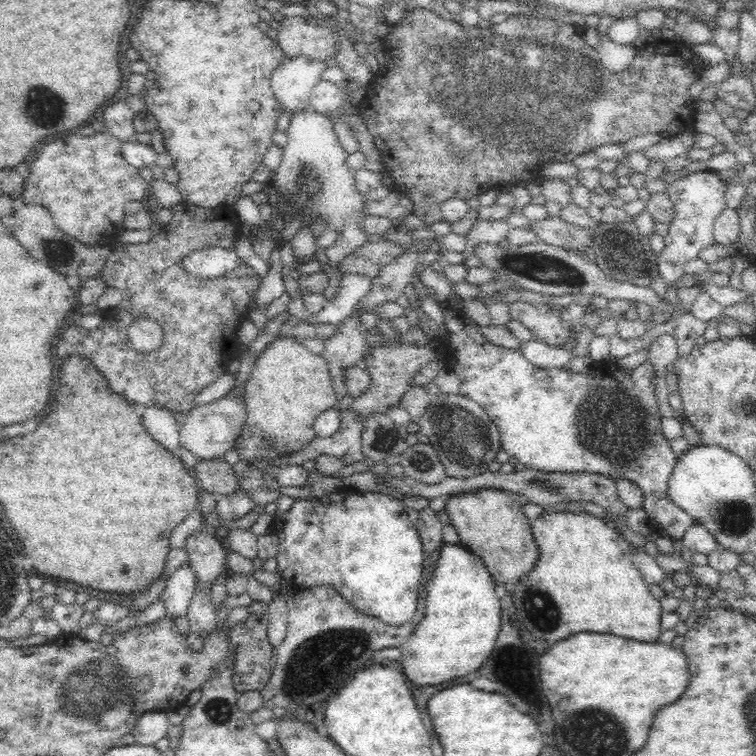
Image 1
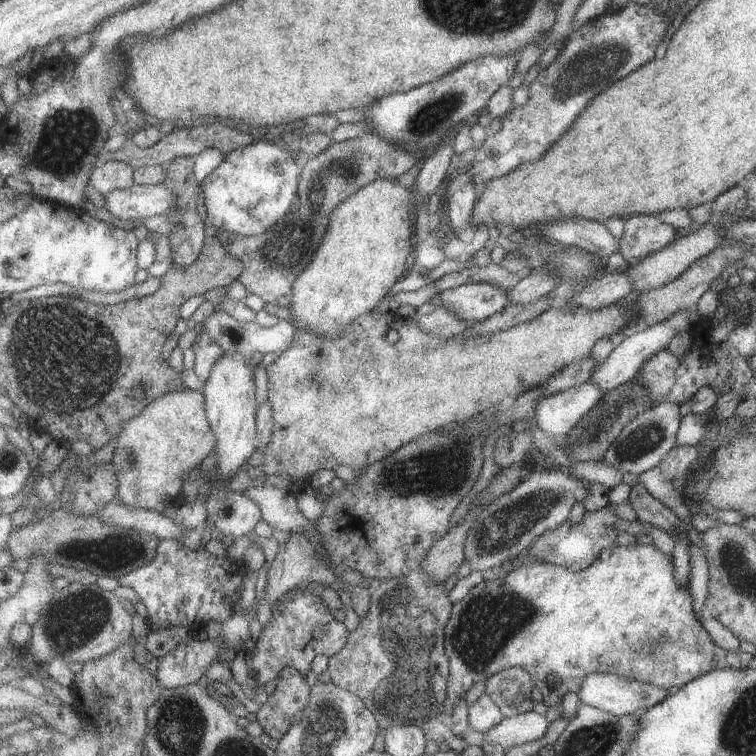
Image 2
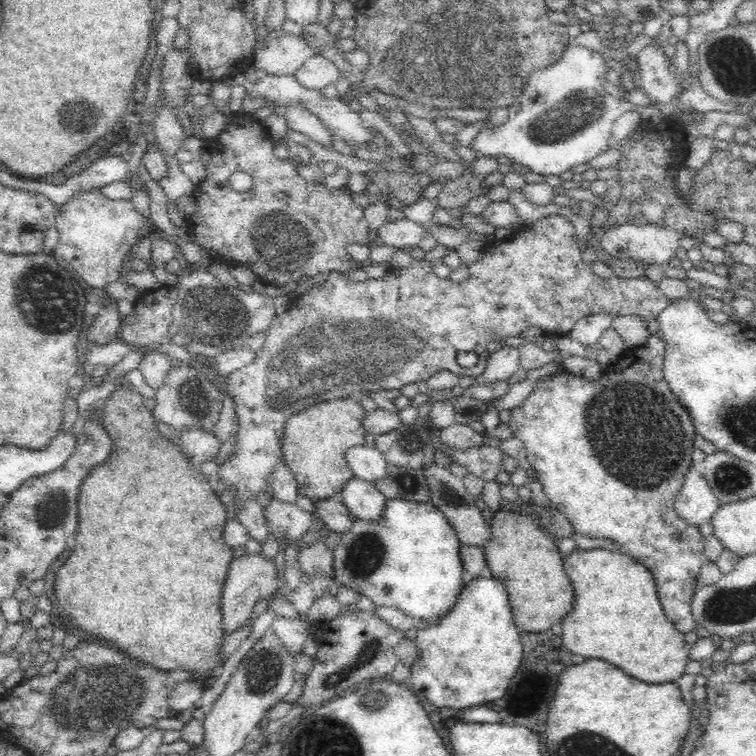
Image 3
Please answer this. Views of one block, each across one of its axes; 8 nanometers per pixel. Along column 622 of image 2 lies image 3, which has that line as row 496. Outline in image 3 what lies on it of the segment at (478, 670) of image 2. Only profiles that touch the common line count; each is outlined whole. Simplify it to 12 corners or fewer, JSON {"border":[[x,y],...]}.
{"border":[[659,333],[509,426],[576,533],[652,573],[684,635],[705,537],[675,511],[692,417]]}

